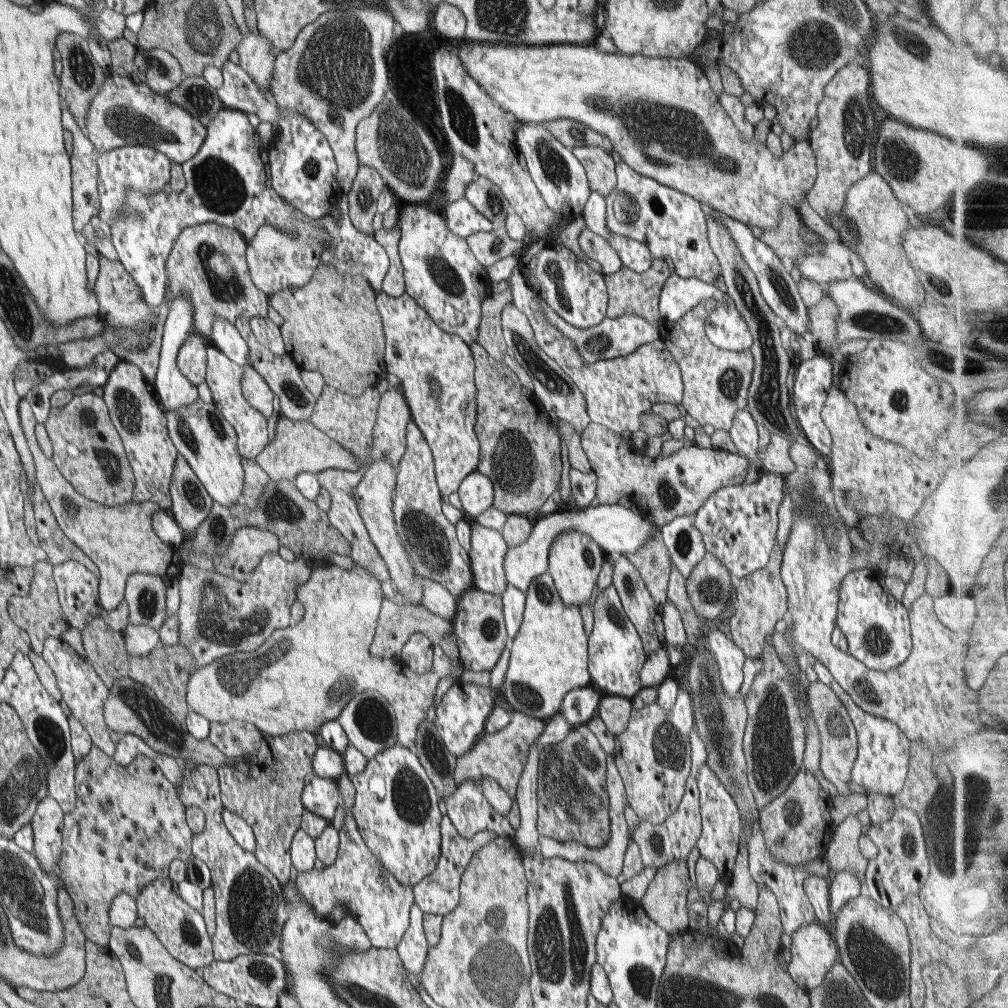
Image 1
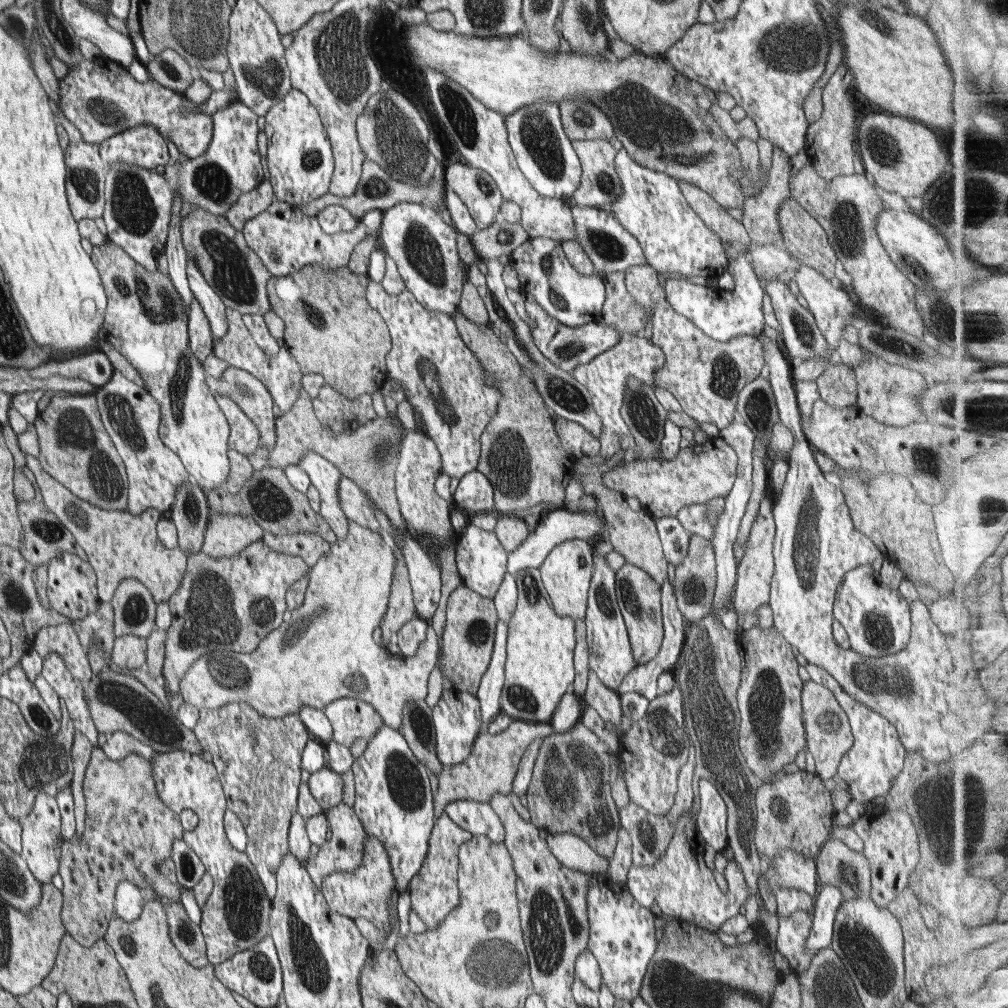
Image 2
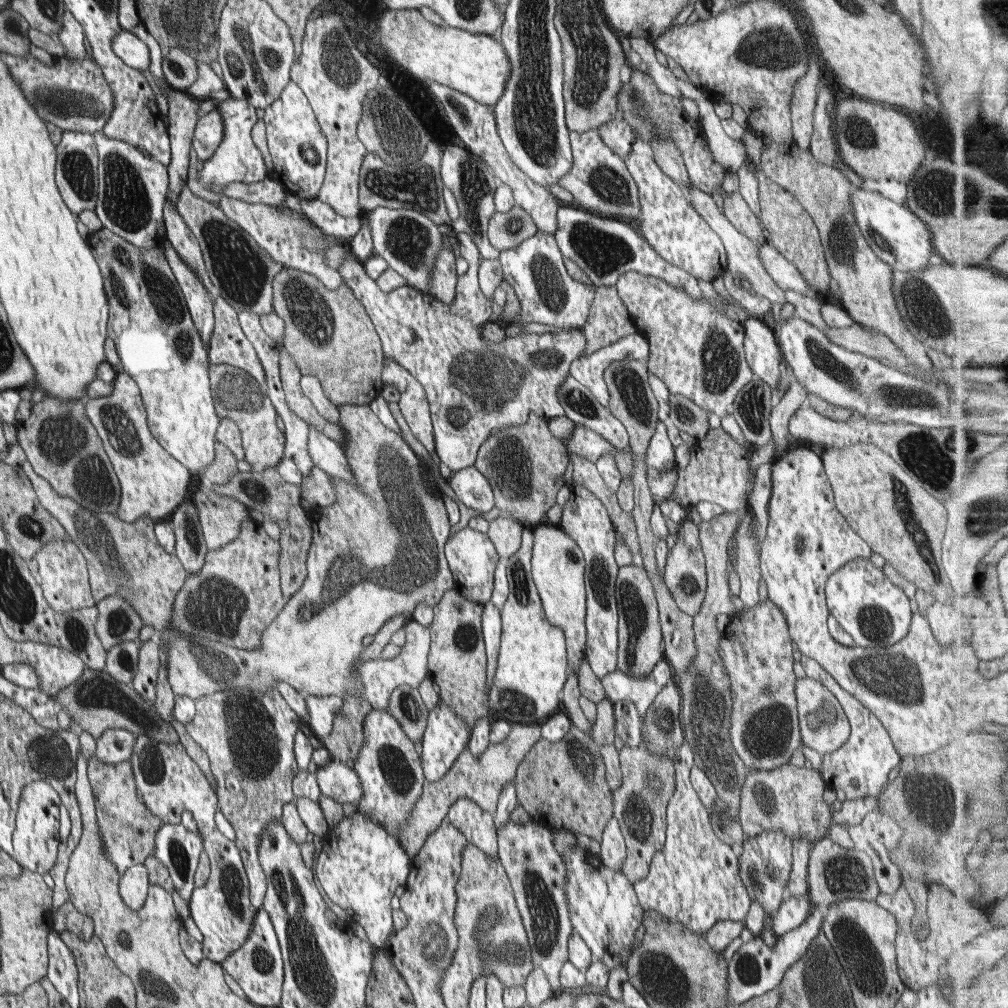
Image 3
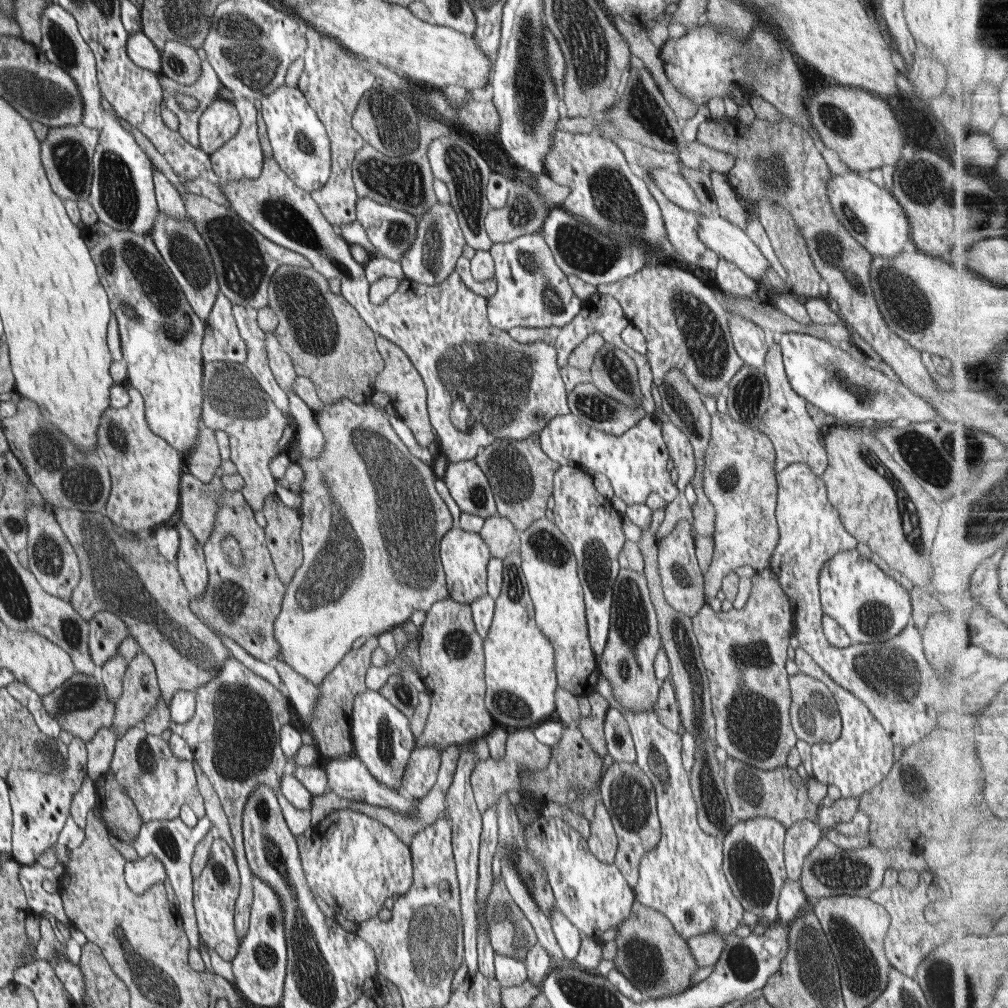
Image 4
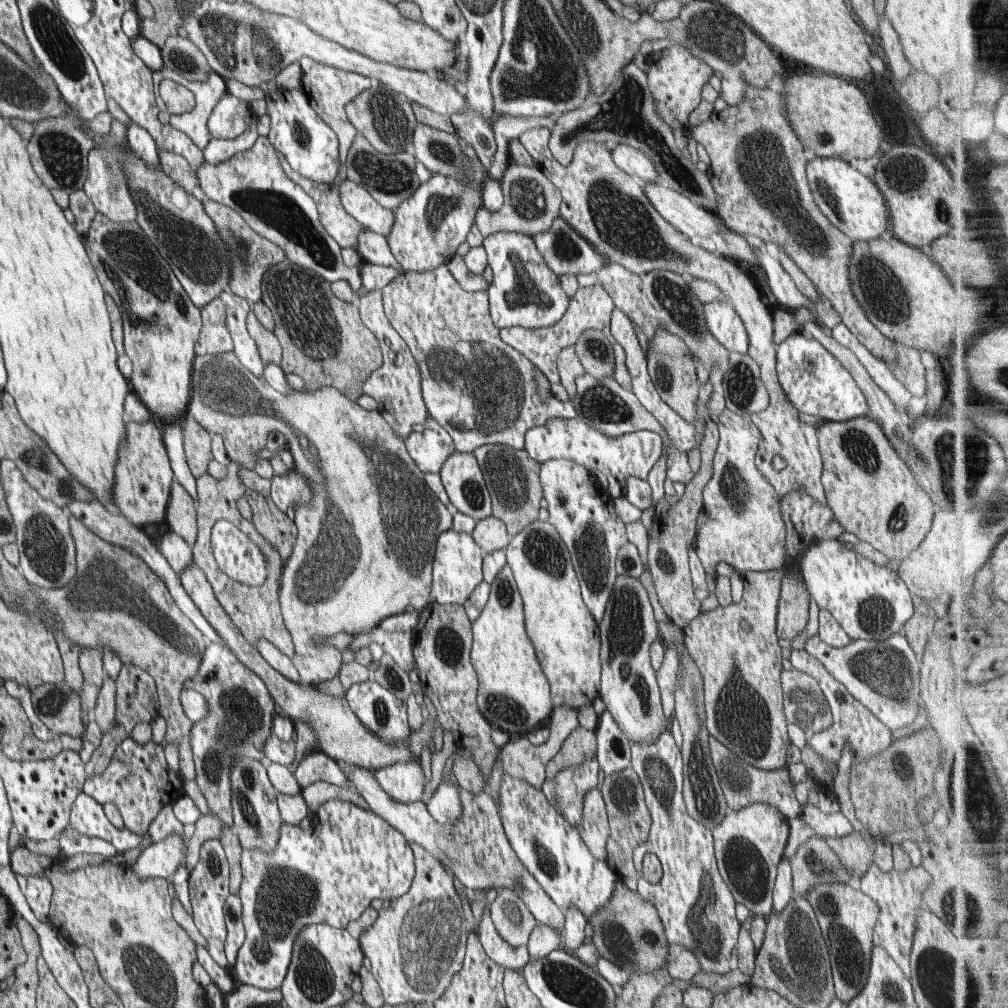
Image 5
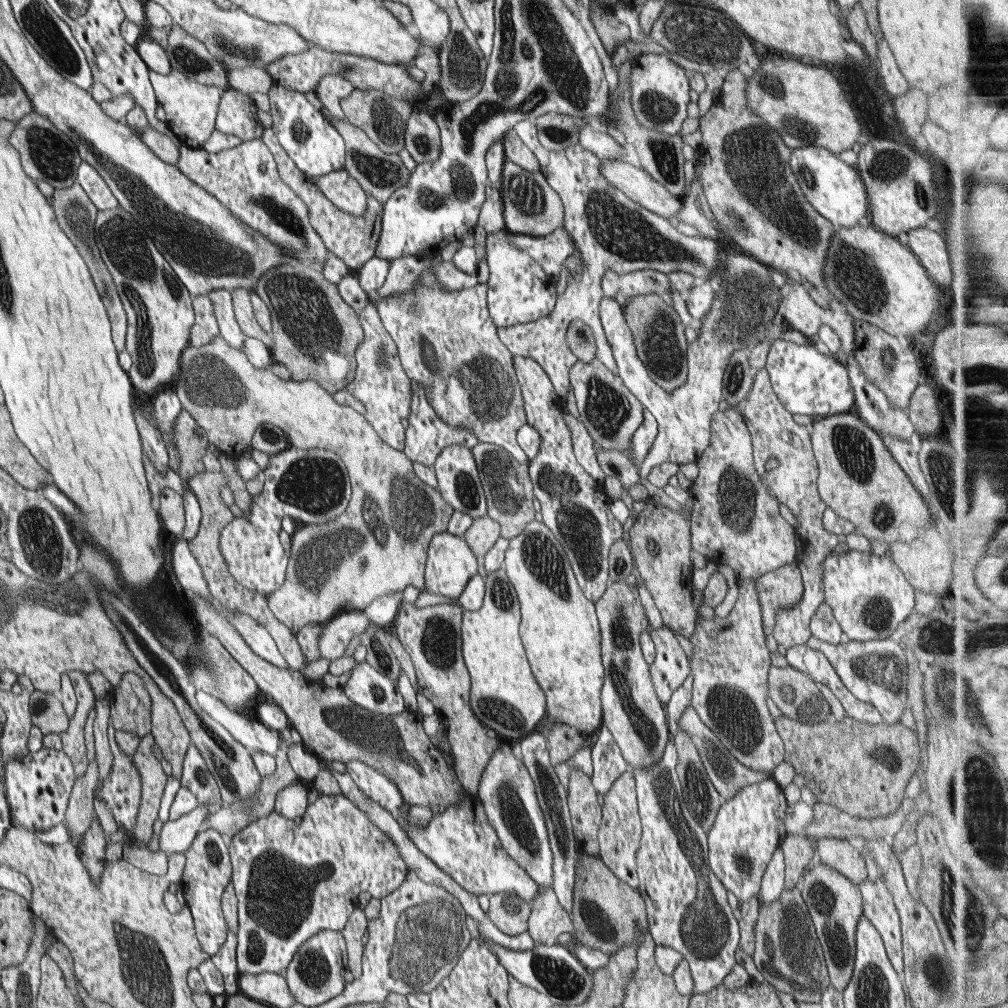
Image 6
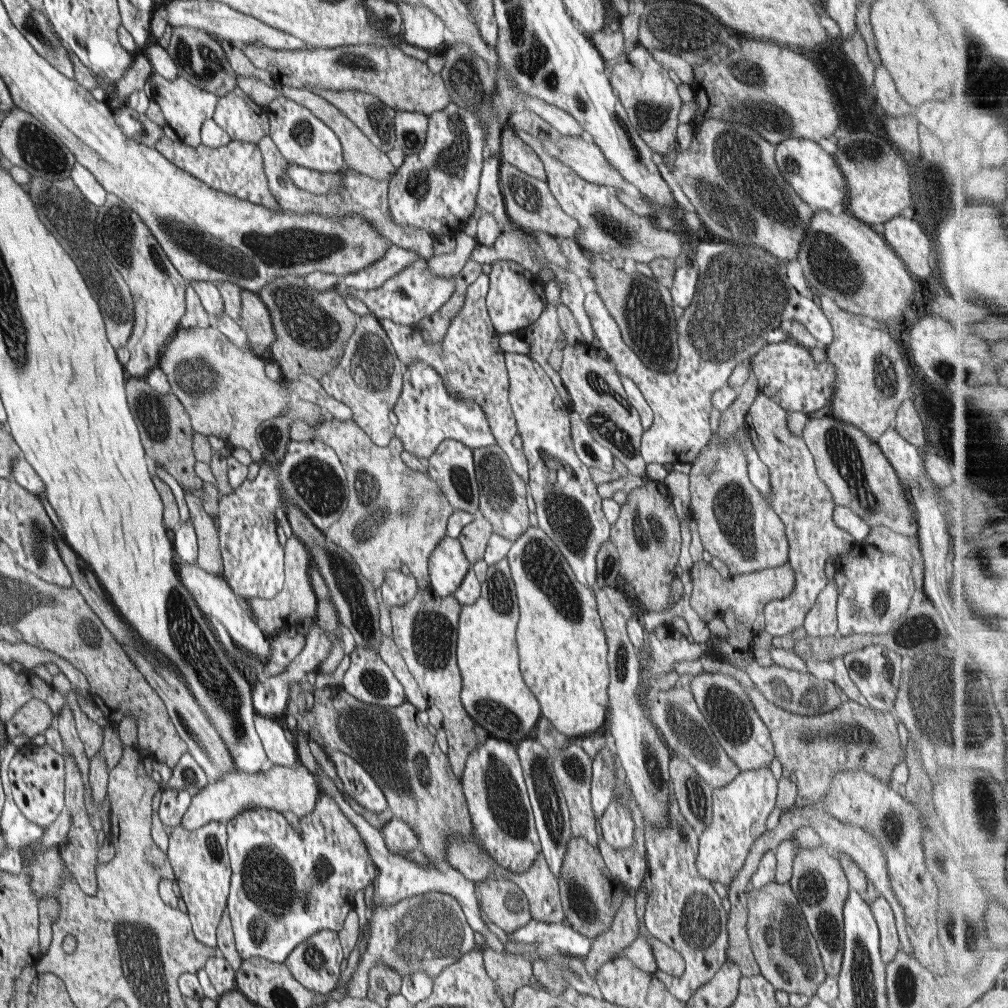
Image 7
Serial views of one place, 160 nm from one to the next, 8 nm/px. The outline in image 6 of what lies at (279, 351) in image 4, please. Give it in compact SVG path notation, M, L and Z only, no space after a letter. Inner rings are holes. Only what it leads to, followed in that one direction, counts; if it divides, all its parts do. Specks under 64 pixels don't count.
M245 288L235 289L231 293L236 320L246 337L261 340L272 352L273 336L258 324L253 313L251 293L252 290Z

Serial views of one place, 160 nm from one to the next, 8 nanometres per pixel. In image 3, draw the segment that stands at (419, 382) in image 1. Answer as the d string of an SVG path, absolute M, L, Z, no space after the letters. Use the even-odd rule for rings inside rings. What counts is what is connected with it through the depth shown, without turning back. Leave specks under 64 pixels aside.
M460 232L457 234L458 245L461 254L468 261L468 270L459 275L456 287L456 296L452 302L440 302L432 294L420 294L419 290L406 284L404 286L399 286L394 290L391 290L388 294L384 292L375 282L375 280L368 276L368 273L364 270L363 264L356 258L353 258L350 254L345 254L343 258L343 263L340 265L338 272L342 274L343 282L348 284L349 288L353 290L354 296L361 305L364 306L368 316L372 319L373 325L378 331L379 337L381 338L383 355L386 359L390 359L398 365L404 367L410 374L414 375L414 378L420 382L424 387L428 404L429 411L431 414L431 421L433 424L433 437L435 440L435 450L444 464L450 468L453 472L457 470L462 470L463 468L468 468L475 464L477 459L477 452L480 450L483 442L497 430L508 429L509 427L515 427L516 425L523 425L523 422L527 421L527 416L536 413L547 420L559 417L565 414L563 406L559 403L557 397L557 388L564 382L564 379L569 375L569 369L574 361L579 360L581 354L585 351L587 338L585 337L584 331L560 331L560 332L545 332L545 333L534 333L527 332L521 335L516 335L515 337L506 337L502 342L489 342L481 336L481 324L489 321L492 314L492 307L490 301L484 296L484 293L479 287L479 276L478 269L480 262L480 251L471 236L468 236L466 232Z

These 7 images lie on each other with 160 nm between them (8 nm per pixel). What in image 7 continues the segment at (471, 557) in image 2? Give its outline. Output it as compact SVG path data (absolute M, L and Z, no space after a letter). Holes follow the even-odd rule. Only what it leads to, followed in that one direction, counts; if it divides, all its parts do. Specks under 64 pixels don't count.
M444 538L432 551L428 562L430 591L437 596L454 595L472 567L457 538Z

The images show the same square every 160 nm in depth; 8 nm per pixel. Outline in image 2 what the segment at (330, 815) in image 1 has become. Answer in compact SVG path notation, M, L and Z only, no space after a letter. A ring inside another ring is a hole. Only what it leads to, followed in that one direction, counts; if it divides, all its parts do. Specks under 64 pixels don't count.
M328 766L312 773L307 785L316 802L320 803L322 813L343 802L343 780L341 773L334 772Z

